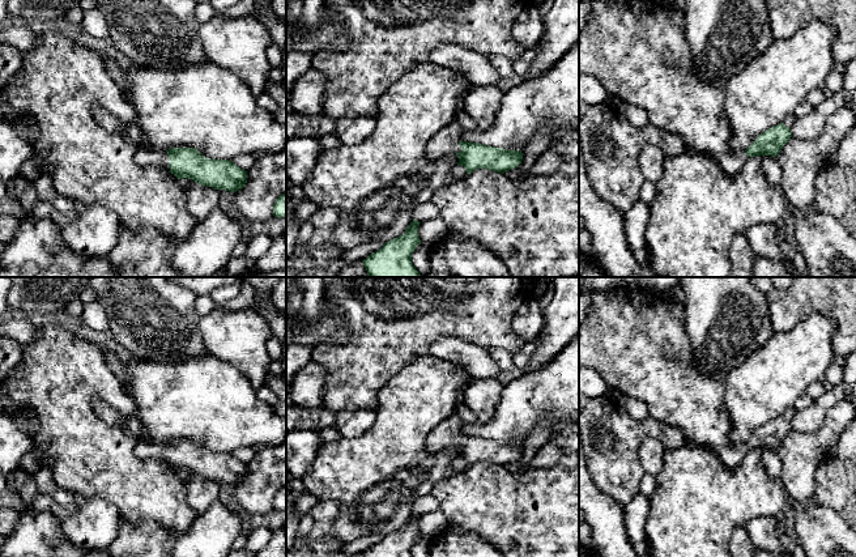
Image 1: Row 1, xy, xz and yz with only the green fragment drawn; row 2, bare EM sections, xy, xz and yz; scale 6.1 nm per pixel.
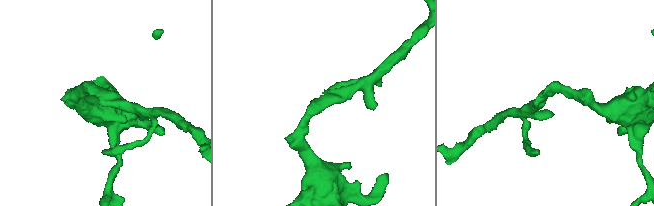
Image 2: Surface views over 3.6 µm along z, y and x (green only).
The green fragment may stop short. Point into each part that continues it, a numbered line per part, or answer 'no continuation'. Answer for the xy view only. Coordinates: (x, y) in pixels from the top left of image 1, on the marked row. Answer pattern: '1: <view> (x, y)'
1: xy (145, 156)

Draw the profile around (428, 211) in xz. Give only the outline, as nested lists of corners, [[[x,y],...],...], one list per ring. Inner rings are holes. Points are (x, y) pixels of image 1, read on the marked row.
[[[430,200],[421,204],[413,212],[413,220],[420,221],[420,222],[427,221],[427,220],[434,220],[438,216],[439,216],[439,211]]]

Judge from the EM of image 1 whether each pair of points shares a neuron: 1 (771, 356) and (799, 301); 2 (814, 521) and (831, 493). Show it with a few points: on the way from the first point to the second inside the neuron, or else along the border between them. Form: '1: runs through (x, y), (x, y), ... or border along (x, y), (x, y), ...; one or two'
1: border along (809, 315), (790, 330), (775, 332); two
2: border along (817, 504), (831, 507), (842, 518); two

